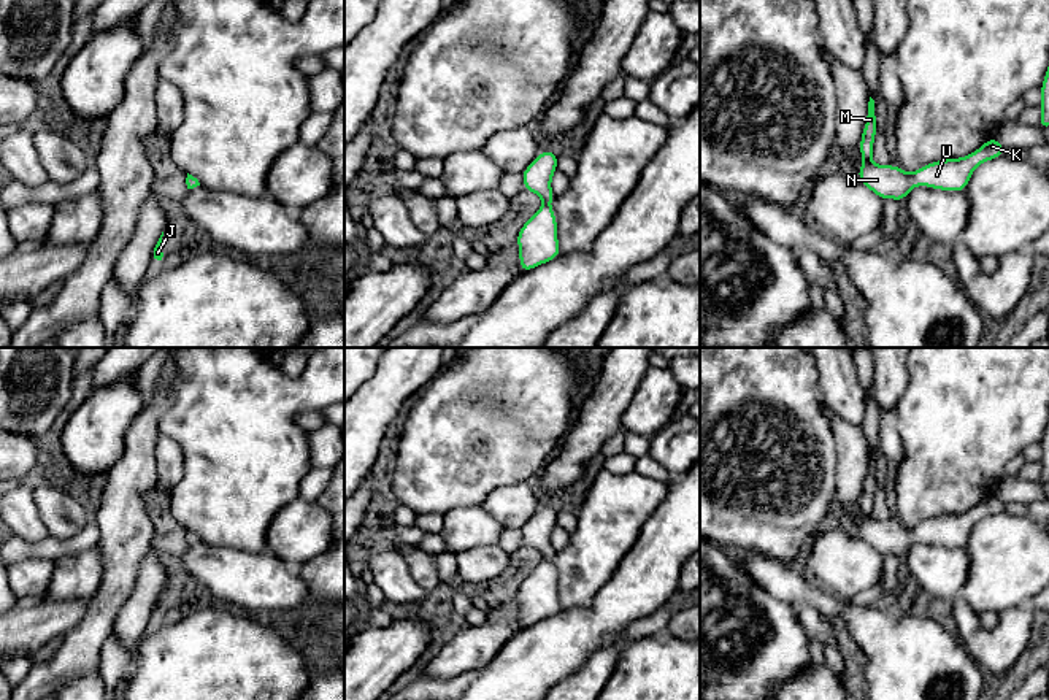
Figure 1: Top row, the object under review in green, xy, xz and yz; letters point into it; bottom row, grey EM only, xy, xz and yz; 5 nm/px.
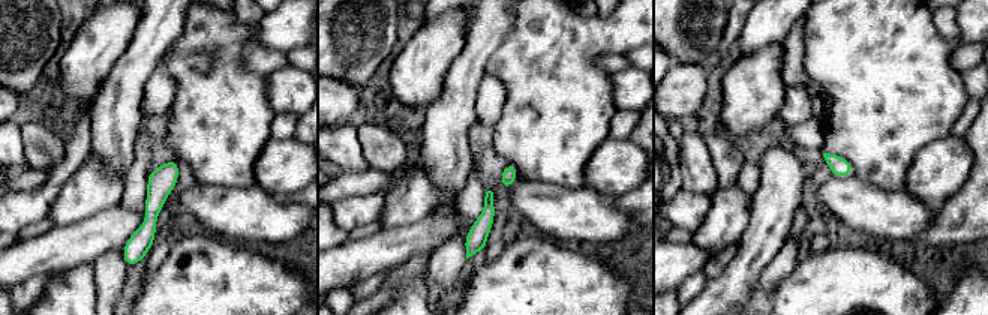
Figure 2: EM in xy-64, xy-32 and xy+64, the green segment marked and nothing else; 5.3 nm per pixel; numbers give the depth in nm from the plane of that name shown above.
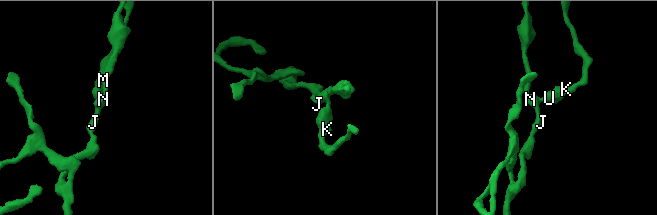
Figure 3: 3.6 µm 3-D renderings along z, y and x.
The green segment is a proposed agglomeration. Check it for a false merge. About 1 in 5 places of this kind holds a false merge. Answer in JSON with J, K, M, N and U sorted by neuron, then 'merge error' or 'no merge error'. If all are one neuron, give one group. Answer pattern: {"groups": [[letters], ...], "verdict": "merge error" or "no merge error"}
{"groups": [["J", "K", "M", "N", "U"]], "verdict": "no merge error"}

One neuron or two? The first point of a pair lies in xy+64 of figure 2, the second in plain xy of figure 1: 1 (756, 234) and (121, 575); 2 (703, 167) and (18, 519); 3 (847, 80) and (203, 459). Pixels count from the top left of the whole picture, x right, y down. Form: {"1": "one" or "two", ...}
{"1": "one", "2": "one", "3": "one"}

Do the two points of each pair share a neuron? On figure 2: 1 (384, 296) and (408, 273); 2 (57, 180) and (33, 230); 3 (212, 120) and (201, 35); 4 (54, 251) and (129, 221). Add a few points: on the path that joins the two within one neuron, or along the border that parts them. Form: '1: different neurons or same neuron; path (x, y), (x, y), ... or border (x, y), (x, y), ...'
1: same neuron; path (389, 290), (402, 276)
2: different neurons; border (47, 215), (36, 222), (24, 225), (15, 234)
3: same neuron; path (222, 96), (222, 48)
4: same neuron; path (72, 245), (111, 228)

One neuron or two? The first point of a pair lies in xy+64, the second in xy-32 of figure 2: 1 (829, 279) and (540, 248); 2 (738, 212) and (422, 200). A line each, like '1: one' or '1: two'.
1: one
2: one

